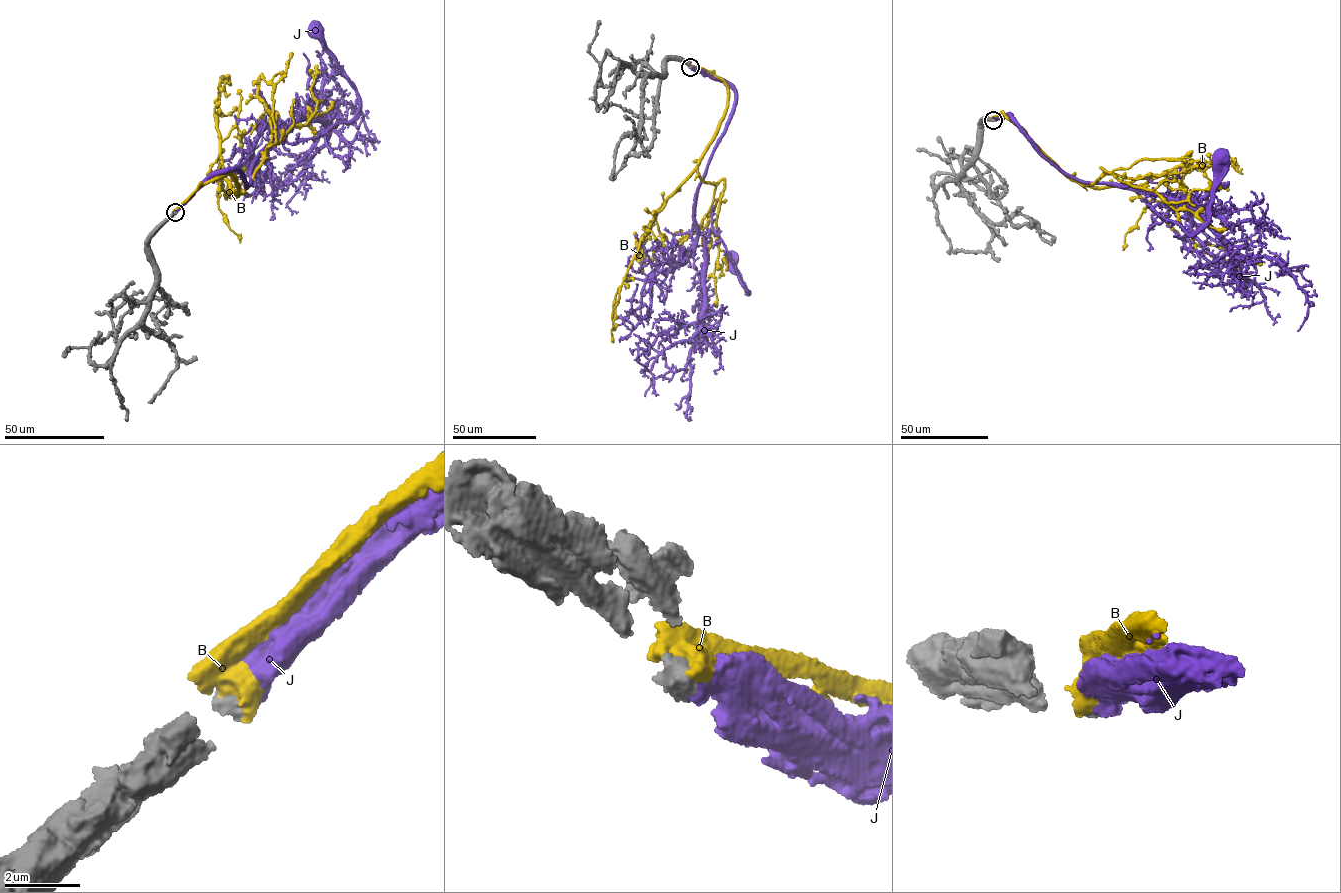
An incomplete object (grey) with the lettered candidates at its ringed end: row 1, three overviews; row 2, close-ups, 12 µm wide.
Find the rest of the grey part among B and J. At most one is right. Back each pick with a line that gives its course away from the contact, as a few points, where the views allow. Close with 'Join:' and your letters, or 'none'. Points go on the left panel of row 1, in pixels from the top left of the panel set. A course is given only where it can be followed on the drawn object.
J: it runs (175, 212), (222, 172), (235, 170), (248, 187), (278, 136), (297, 143), (354, 117), (355, 90), (316, 28)
Join: J

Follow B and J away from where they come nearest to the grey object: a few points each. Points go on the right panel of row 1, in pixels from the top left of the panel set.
B: (992, 120), (1003, 114), (1020, 126), (1077, 180), (1097, 188), (1129, 185), (1204, 251), (1262, 264)
J: (993, 119), (1009, 115), (1066, 173), (1156, 194), (1145, 199), (1147, 205), (1188, 233), (1208, 220), (1225, 157)

